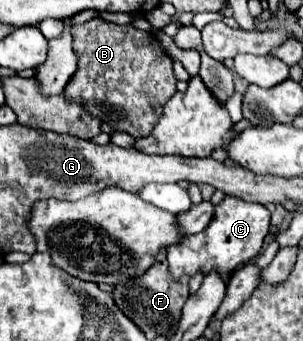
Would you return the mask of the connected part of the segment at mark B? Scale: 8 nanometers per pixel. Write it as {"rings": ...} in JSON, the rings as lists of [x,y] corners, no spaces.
{"rings":[[[103,18],[75,26],[73,38],[79,68],[69,80],[65,94],[119,132],[127,132],[133,138],[145,138],[151,134],[161,118],[163,106],[175,94],[177,84],[173,60],[163,52],[161,44],[149,32],[131,24],[111,24]]]}

